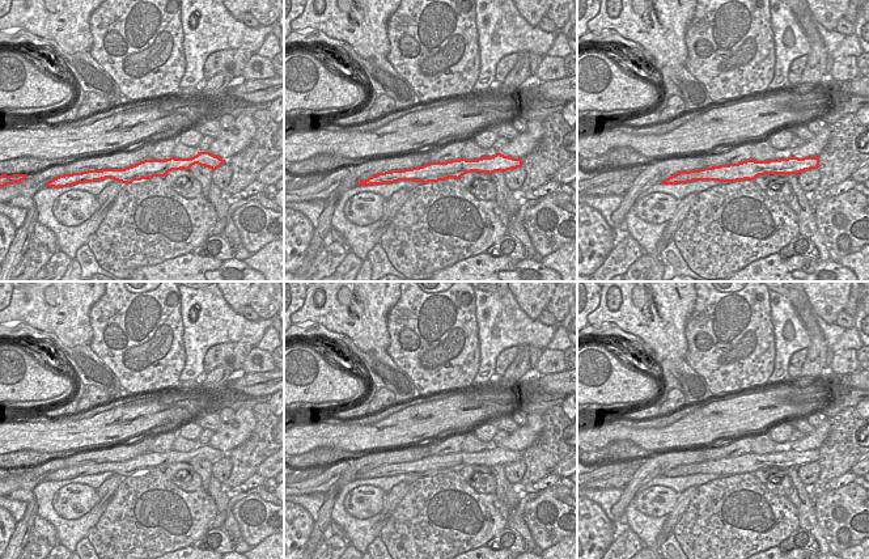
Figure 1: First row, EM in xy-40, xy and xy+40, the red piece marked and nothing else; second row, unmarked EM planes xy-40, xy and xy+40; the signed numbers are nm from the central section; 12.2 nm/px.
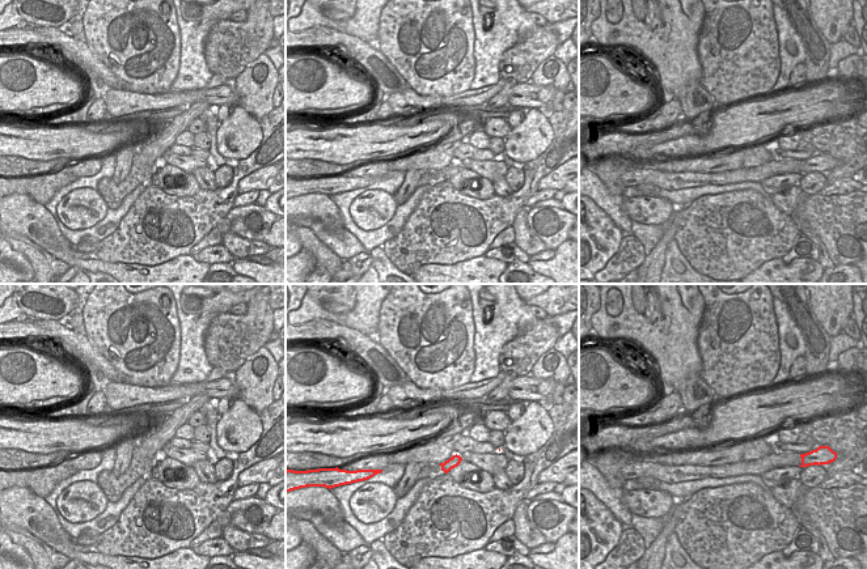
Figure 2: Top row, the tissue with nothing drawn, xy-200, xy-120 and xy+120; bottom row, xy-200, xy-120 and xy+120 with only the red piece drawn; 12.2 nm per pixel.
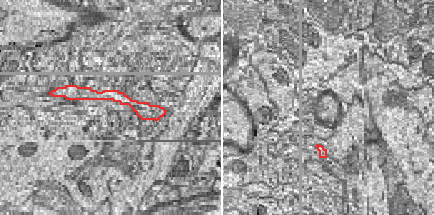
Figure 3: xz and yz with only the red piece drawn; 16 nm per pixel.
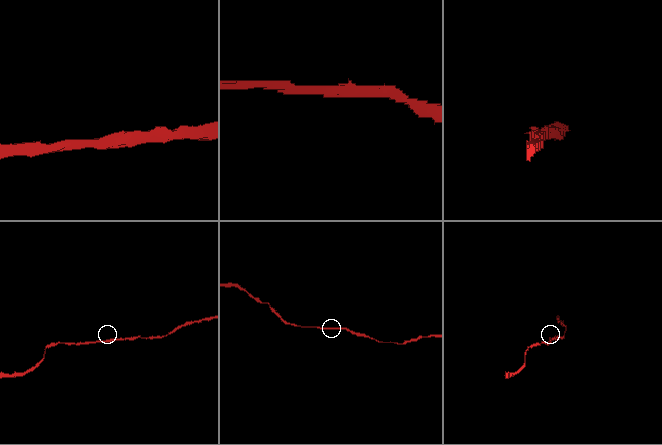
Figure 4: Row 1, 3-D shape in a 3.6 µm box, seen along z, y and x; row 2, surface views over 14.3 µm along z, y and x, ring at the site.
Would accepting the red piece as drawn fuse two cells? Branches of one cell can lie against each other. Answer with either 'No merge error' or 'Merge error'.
No merge error.

